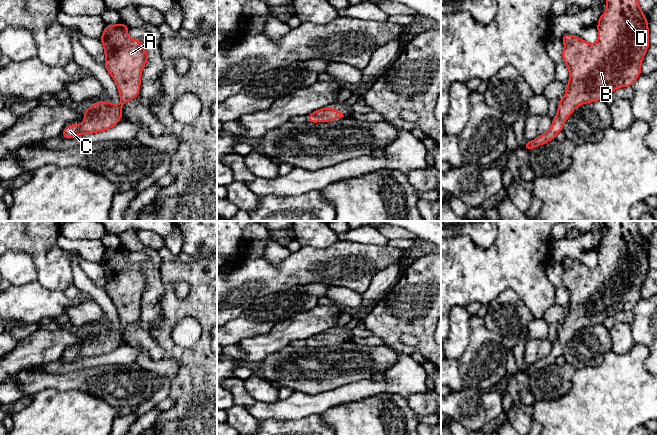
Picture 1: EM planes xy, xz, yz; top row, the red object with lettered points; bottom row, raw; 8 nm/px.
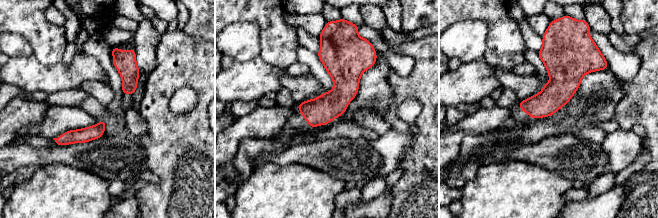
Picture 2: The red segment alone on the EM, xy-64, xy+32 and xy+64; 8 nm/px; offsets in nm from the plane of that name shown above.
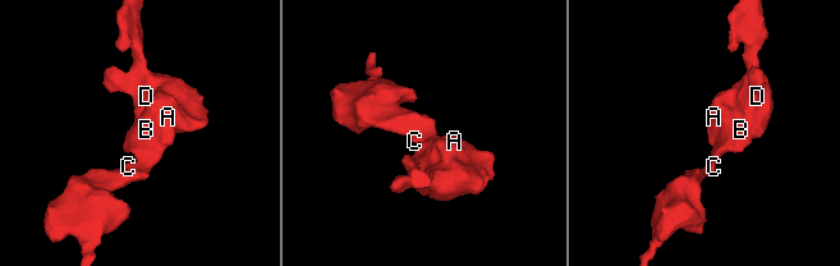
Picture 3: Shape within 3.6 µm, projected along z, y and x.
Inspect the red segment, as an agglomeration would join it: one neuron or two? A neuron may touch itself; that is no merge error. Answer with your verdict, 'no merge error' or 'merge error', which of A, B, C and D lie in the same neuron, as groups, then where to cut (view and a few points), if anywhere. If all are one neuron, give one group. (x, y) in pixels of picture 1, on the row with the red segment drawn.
no merge error; A B C D; no cut

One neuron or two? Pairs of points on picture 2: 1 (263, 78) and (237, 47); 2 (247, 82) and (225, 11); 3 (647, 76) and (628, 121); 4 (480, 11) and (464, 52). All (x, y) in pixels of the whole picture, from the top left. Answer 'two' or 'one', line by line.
1: two
2: two
3: one
4: two

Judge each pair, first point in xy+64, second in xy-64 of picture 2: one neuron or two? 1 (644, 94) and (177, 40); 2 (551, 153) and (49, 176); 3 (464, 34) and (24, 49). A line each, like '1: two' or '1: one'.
1: one
2: two
3: one

